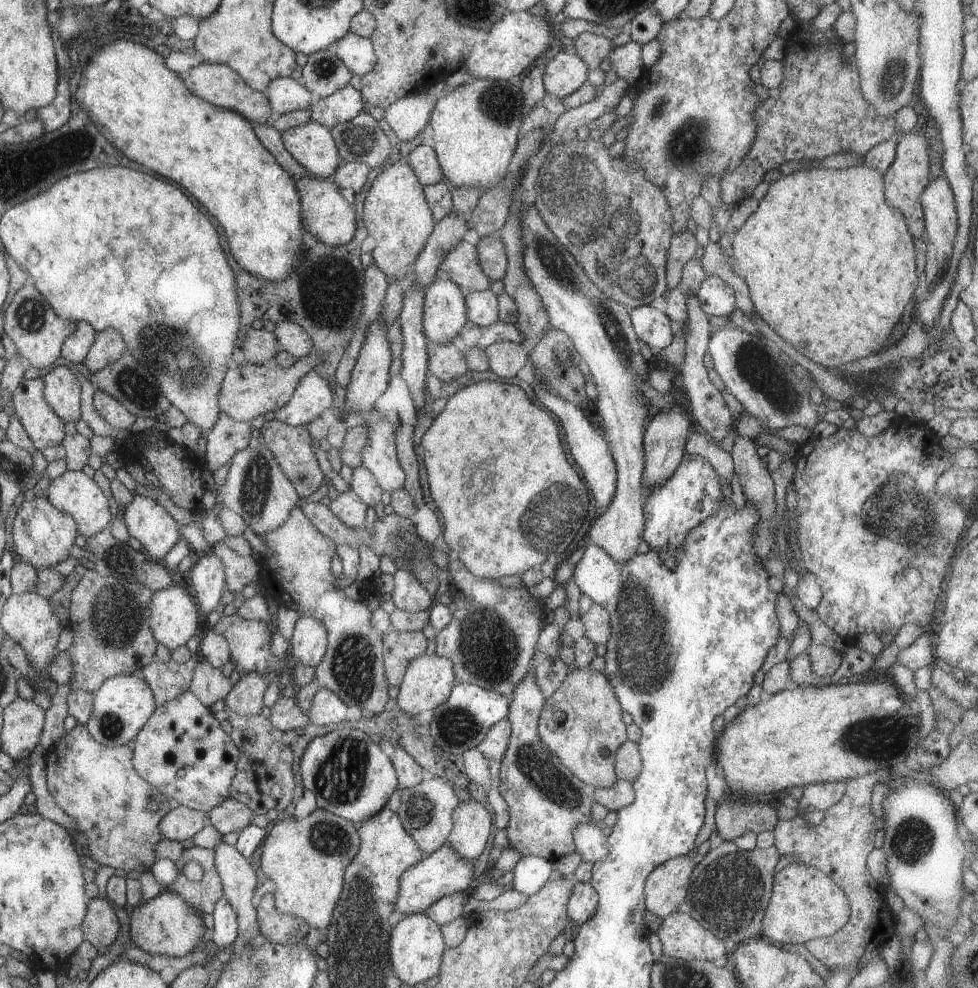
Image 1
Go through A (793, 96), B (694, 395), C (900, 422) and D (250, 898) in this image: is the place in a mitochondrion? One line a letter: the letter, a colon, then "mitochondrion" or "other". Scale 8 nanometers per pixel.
A: other
B: other
C: other
D: other

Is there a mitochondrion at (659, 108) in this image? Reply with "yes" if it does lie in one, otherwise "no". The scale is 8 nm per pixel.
yes

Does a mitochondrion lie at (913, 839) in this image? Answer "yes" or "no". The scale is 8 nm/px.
yes

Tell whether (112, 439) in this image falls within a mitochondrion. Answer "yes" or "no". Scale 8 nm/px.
no

